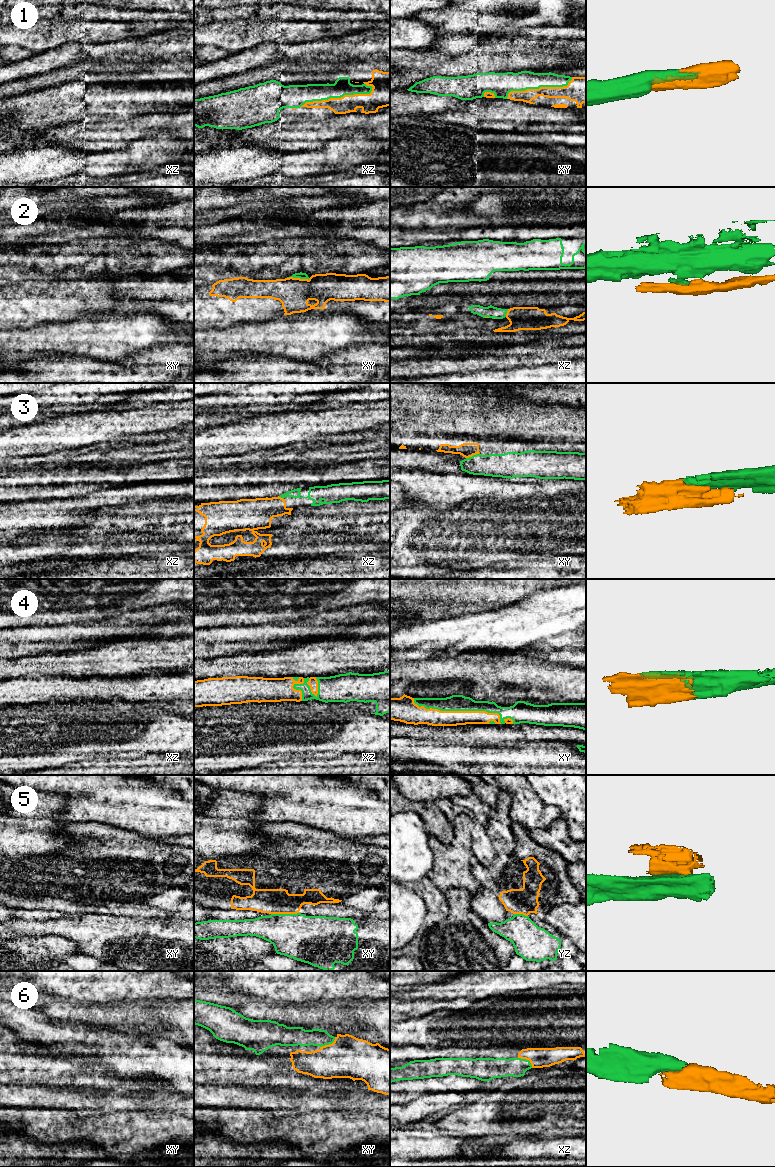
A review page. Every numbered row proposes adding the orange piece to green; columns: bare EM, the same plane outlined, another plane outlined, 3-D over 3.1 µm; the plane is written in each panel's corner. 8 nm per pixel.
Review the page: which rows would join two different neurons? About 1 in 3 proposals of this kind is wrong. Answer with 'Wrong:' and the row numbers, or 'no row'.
Wrong: 2, 5

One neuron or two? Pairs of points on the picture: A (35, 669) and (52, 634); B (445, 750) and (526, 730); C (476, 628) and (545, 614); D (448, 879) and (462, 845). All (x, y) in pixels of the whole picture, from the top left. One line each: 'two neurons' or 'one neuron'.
A: two neurons
B: two neurons
C: one neuron
D: one neuron

